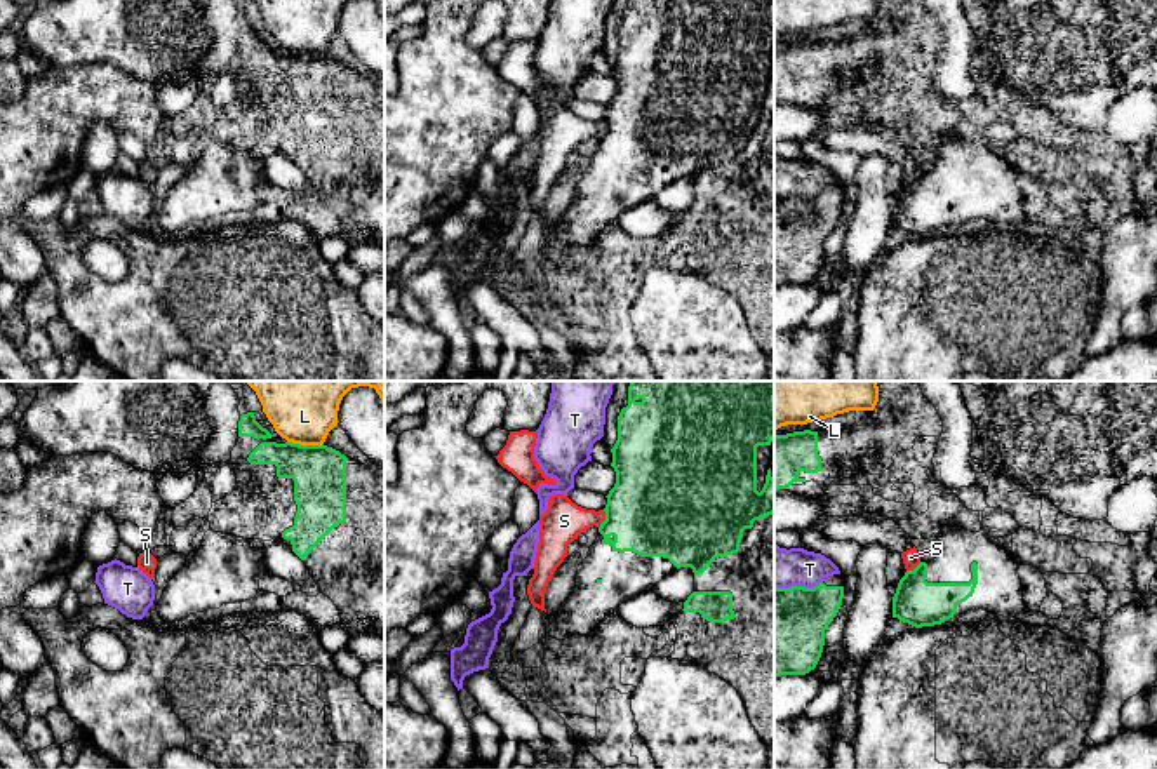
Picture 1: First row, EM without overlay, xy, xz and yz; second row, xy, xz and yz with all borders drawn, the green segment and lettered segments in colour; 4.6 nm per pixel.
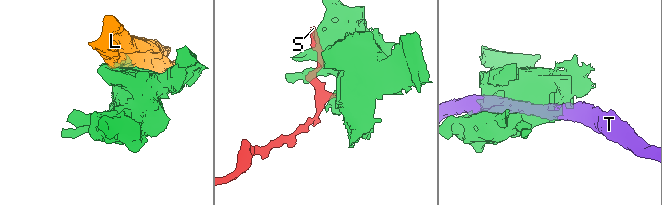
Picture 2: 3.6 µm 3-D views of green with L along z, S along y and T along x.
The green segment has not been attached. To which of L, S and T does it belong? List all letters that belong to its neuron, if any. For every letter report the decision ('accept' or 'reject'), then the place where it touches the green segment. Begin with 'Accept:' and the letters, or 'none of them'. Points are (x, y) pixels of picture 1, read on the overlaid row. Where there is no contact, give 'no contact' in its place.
Accept: none of them
L: reject | xy (305, 446)
S: reject | xz (606, 519)
T: reject | yz (797, 587)

